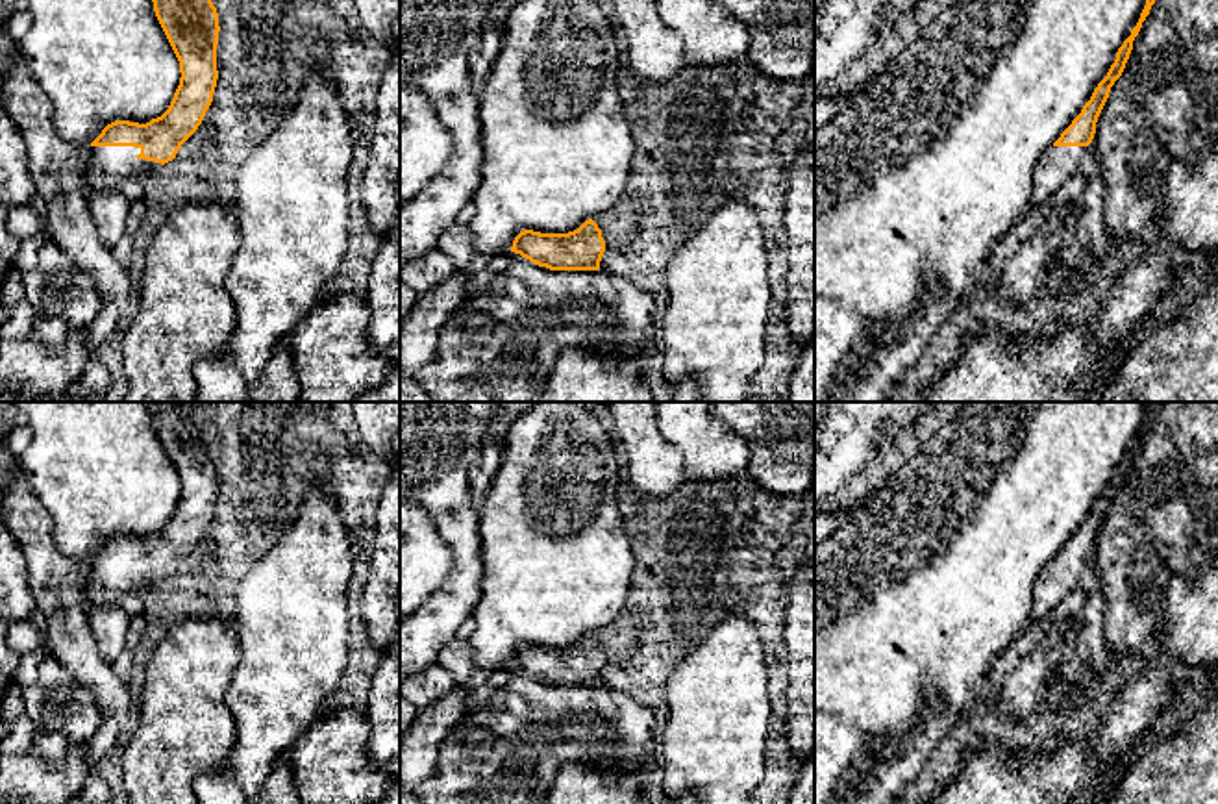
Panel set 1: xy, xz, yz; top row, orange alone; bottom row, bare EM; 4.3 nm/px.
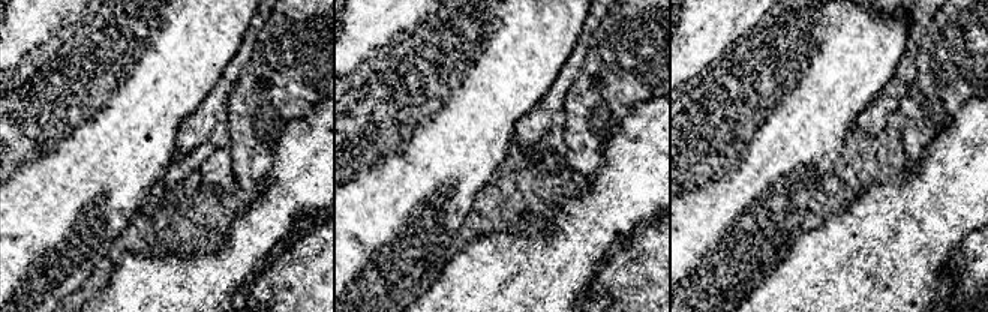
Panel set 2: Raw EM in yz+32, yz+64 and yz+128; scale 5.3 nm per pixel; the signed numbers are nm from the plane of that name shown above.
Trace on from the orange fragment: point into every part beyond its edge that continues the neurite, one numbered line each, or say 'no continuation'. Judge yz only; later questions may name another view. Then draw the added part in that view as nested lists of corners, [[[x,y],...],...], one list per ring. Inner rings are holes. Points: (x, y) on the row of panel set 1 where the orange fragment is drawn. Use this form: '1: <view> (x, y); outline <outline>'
1: yz (1057, 165); outline [[[1050,146],[1035,167],[1035,183],[1029,204],[1046,204],[1066,182],[1079,174],[1087,146]]]

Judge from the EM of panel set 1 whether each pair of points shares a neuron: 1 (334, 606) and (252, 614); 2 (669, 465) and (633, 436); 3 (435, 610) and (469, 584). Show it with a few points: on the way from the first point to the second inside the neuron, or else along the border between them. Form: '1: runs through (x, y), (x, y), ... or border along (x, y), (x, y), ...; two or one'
1: runs through (313, 606), (295, 606), (287, 614), (273, 614); one
2: runs through (659, 462), (643, 445); one
3: runs through (443, 610), (461, 591); one

